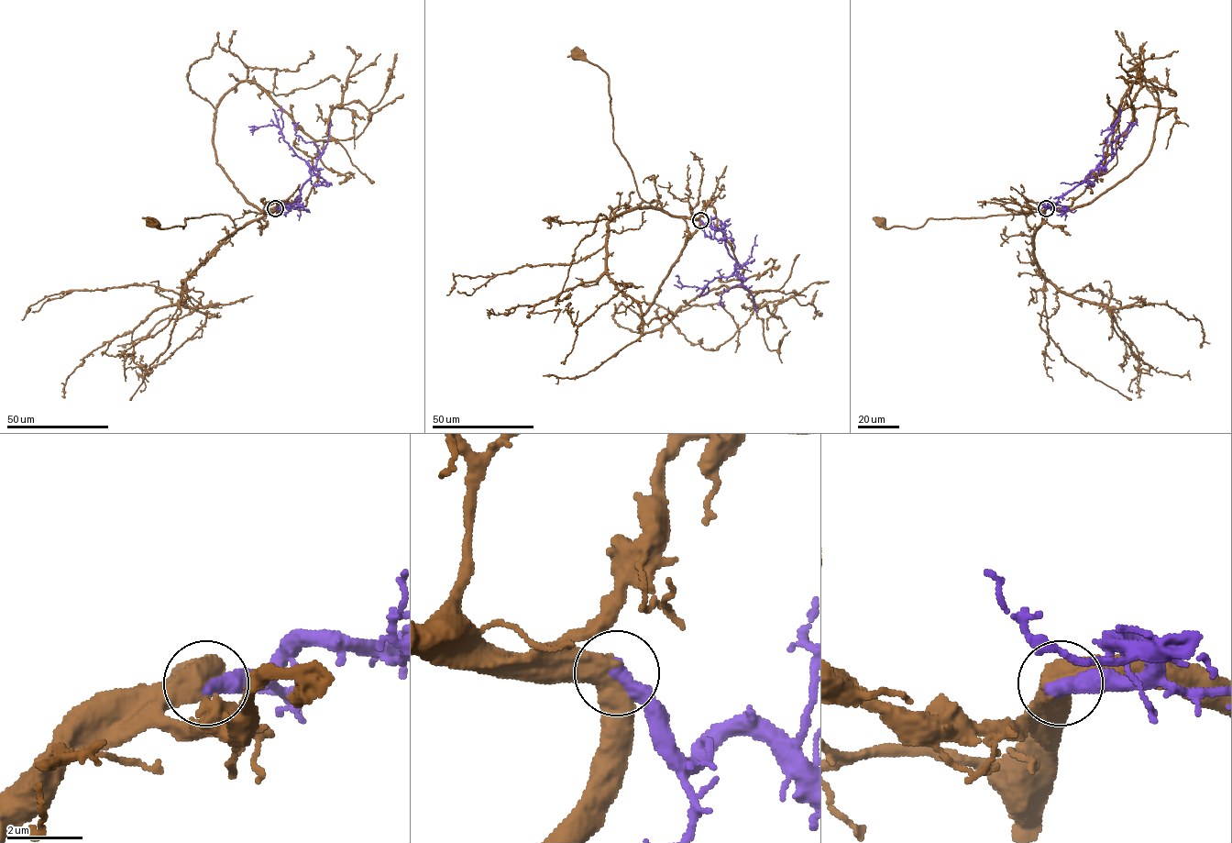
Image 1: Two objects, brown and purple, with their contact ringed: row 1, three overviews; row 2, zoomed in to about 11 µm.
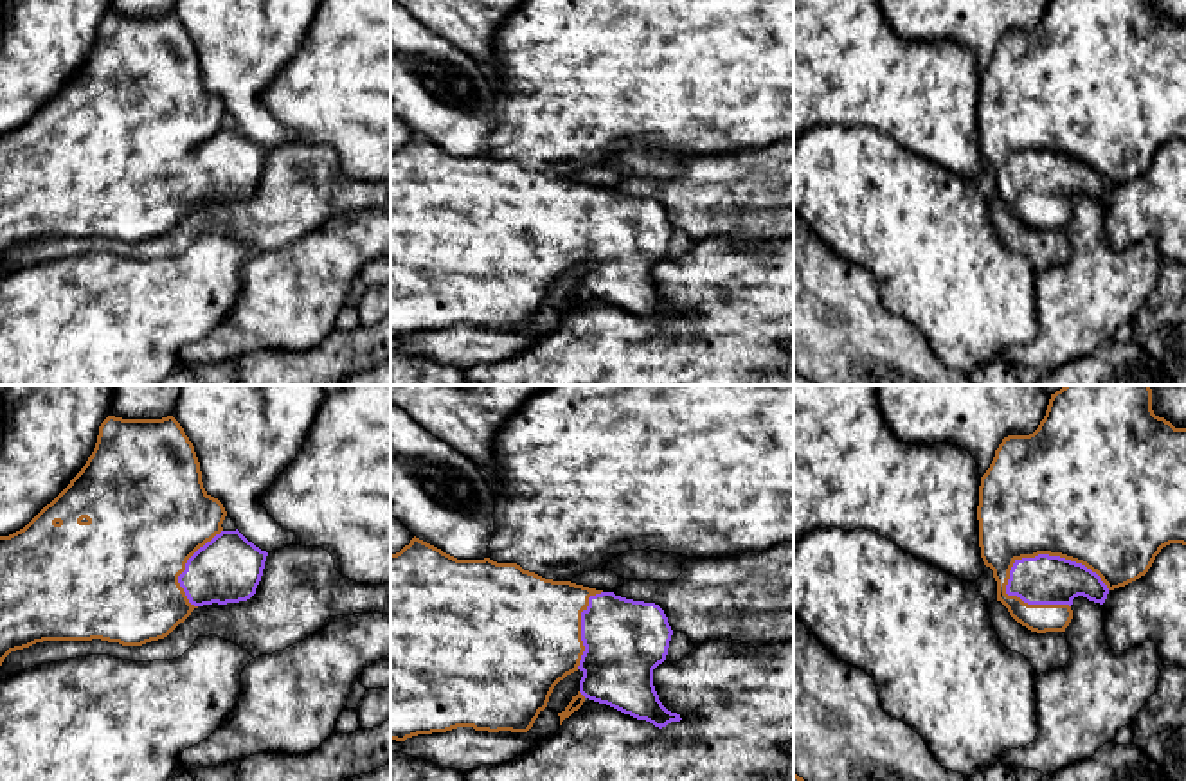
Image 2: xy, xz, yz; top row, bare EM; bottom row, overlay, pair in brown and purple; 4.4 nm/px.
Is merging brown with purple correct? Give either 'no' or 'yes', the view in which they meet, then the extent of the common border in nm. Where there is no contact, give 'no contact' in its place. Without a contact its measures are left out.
yes | yz | 480 nm

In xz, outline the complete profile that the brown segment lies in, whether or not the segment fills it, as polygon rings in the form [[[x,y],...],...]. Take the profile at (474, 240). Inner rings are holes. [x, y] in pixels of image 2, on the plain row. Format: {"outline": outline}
{"outline": [[[414,133],[391,151],[391,337],[457,324],[527,329],[547,304],[554,283],[578,266],[583,270],[580,288],[558,310],[560,322],[589,295],[662,326],[682,317],[662,302],[653,283],[653,266],[666,257],[671,232],[668,214],[655,200],[545,176],[517,160],[457,157]]]}

